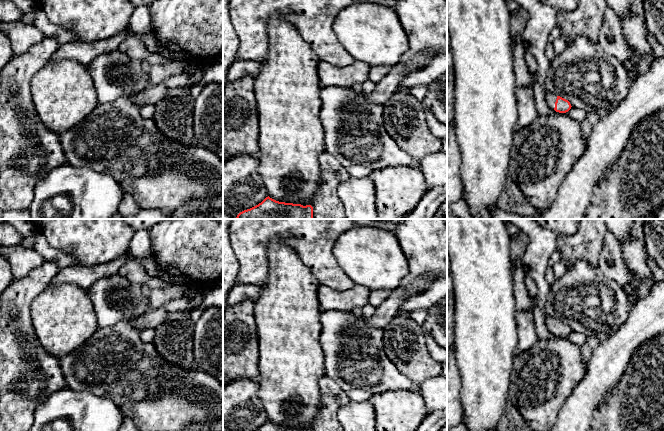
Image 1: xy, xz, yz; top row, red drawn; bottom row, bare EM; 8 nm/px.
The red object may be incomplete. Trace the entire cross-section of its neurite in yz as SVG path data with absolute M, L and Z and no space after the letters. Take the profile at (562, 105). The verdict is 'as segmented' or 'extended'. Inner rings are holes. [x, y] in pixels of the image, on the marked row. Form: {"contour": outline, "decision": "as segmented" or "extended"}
{"contour": "M546 92L545 95L547 105L556 112L566 113L571 109L571 104L568 100L557 96L553 93Z", "decision": "extended"}

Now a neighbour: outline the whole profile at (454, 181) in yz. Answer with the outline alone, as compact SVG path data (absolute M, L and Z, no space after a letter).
M455 124L447 125L447 204L463 198L461 154L456 141Z

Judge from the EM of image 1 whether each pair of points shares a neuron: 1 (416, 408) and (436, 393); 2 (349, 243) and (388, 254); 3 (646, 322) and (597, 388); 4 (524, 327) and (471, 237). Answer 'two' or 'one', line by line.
1: two
2: one
3: one
4: two

